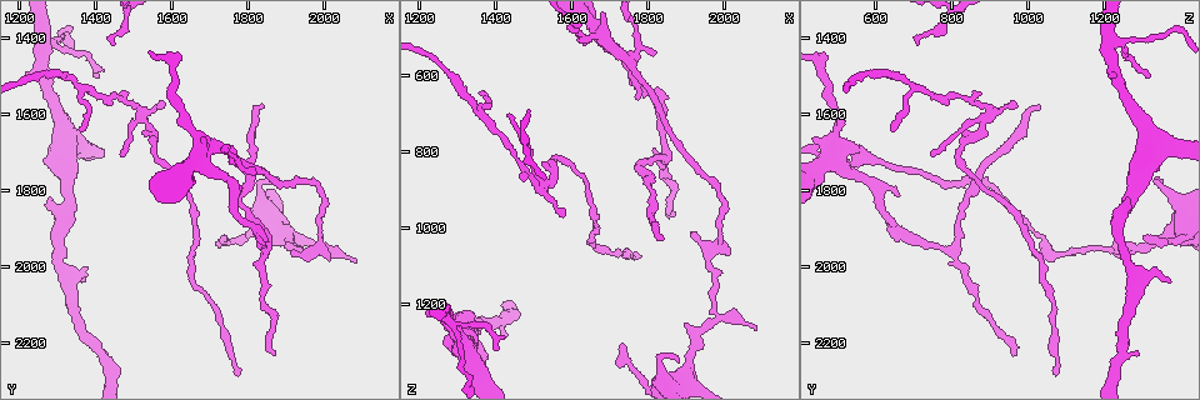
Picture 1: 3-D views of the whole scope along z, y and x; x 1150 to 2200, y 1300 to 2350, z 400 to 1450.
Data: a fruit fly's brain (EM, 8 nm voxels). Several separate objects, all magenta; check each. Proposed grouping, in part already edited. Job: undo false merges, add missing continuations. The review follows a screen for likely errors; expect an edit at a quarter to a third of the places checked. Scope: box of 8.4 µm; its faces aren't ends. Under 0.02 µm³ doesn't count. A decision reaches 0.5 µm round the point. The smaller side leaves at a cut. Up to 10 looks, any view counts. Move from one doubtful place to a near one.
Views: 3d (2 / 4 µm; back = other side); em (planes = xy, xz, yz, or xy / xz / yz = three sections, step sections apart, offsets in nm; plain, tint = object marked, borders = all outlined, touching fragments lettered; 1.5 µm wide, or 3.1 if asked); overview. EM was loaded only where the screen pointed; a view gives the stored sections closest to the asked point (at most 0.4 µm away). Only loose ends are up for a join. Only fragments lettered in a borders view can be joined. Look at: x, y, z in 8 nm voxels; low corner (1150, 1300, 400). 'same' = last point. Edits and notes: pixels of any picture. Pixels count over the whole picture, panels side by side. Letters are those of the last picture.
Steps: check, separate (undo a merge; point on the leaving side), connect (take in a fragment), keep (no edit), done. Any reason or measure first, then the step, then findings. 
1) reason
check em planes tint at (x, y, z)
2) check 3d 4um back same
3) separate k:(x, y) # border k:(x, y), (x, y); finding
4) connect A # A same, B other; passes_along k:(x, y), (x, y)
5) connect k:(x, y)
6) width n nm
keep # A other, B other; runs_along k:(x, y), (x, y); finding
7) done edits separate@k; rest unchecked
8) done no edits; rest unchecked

thin end
check em planes borders at (1865, 2235, 970)

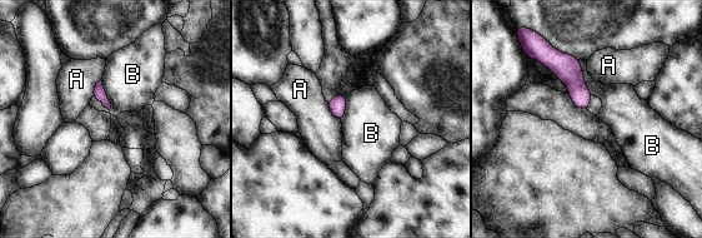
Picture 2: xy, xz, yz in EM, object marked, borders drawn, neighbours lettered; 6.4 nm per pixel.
keep # A other, B other; border 2:(578, 59), (583, 84), (592, 94); none of them fits

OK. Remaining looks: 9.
free end
check em planes plain at (1360, 2040, 1370)

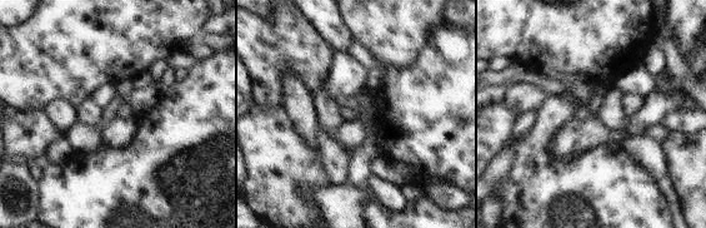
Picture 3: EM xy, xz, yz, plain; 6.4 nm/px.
what lies round it
check em planes borders same

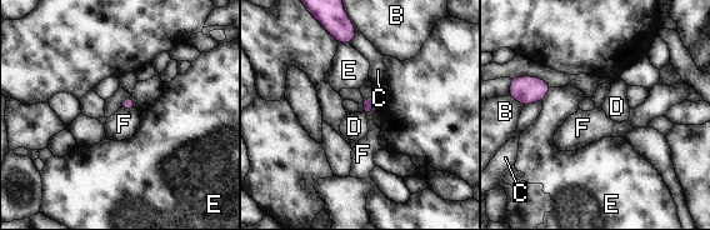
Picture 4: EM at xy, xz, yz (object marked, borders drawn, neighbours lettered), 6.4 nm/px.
connect D # B other, C other, D same, E other, F other; passes_along 4:(366, 110), (364, 114), (354, 126); it goes on there

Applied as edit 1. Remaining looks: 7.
check overview

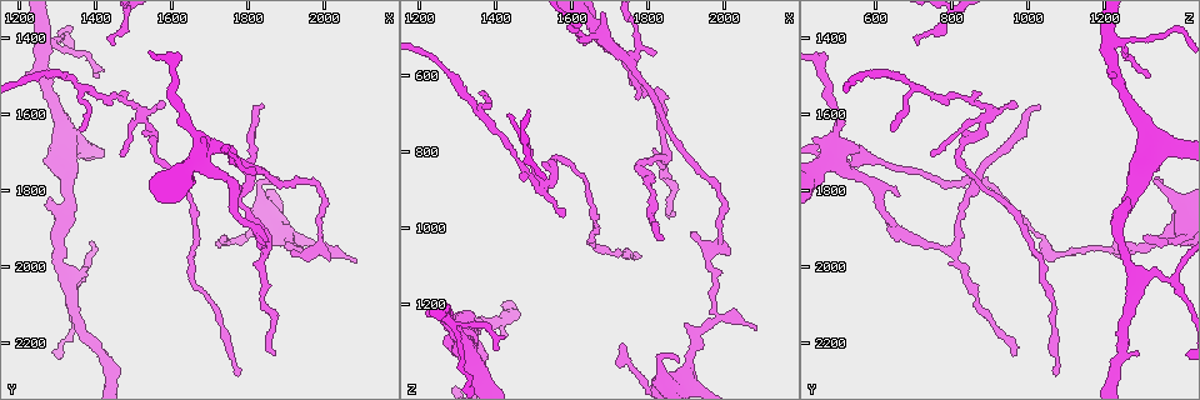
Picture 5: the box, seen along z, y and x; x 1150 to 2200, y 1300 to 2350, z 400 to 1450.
free end
check em planes borders at (1575, 1570, 970)

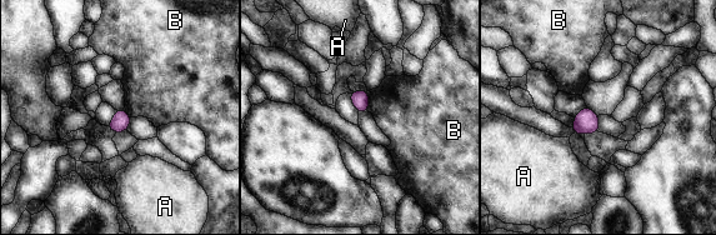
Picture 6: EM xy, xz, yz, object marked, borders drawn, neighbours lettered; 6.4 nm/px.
keep # A other, B other; border 6:(370, 90), (367, 111); none of them fits

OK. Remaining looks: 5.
check 3d 2um at (1775, 1820, 660)

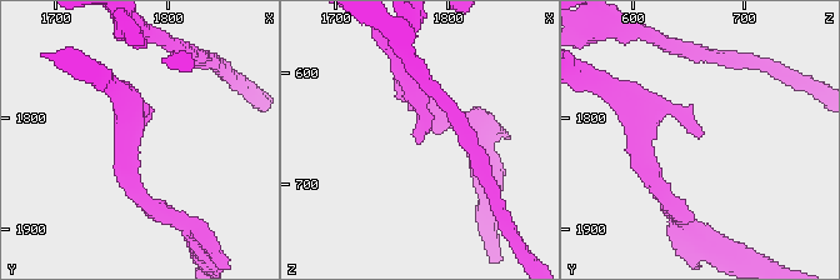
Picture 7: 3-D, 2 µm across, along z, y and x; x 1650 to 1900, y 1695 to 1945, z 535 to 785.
need the tissue
check em planes borders at (1770, 1818, 660)

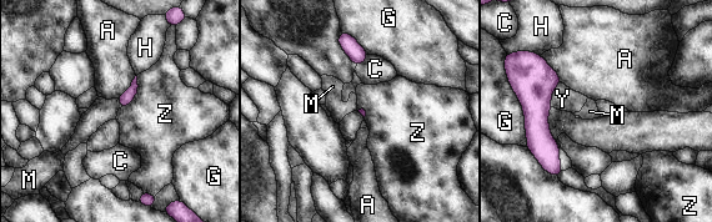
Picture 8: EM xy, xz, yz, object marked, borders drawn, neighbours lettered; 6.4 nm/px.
keep # A other, C other, G other, H other, M other, Y other, Z other; border 8:(138, 76), (135, 97), (120, 109); no lettered fragment goes on from it

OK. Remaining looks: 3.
done edits connect@4; rest unchecked

